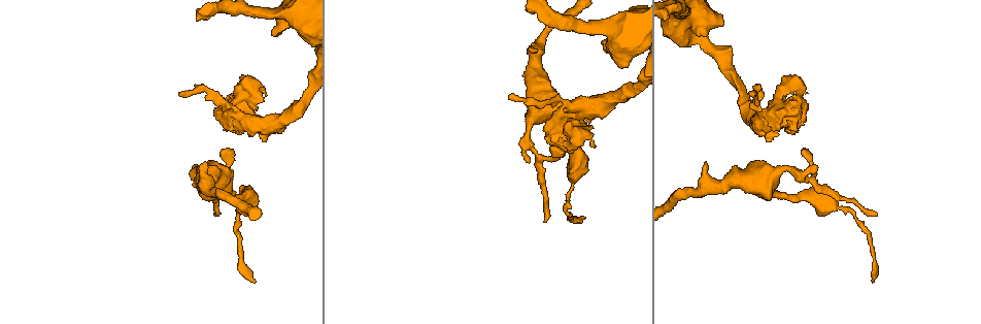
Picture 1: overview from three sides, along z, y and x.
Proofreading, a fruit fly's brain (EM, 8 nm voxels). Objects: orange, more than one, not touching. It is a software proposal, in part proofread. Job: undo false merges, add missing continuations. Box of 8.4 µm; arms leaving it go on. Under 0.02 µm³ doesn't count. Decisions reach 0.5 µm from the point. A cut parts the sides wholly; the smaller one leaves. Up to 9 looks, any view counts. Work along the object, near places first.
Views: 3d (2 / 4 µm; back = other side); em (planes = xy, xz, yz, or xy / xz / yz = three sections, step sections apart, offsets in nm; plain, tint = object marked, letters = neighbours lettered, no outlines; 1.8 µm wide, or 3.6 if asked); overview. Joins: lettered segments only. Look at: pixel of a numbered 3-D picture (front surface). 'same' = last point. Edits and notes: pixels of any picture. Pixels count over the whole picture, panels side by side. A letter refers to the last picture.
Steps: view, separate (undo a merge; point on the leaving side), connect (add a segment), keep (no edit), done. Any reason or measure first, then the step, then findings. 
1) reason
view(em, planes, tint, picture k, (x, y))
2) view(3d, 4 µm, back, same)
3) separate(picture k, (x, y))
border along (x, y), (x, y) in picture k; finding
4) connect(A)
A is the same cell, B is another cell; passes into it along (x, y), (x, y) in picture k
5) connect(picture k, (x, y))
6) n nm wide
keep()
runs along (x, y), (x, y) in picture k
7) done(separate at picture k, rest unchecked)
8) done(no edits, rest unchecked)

view(em, yz, step 16, tint, picture 1, (623, 67))

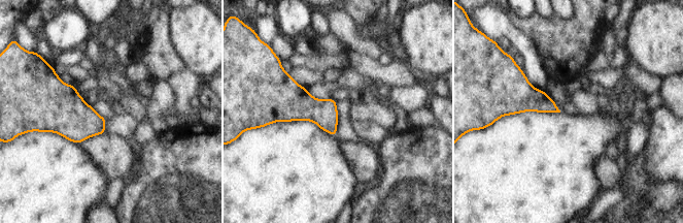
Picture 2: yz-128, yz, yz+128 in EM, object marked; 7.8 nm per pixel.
what lies round it
view(em, yz, step 16, letters, same)

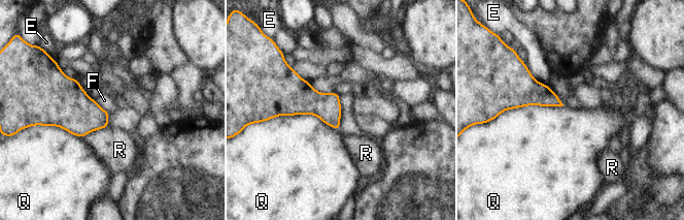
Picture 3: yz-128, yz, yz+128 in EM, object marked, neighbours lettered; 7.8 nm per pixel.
keep()
E, F, Q and R are other cells; border along (270, 119), (314, 115), (339, 130) in picture 3; no lettered segment goes on from it

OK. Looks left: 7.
branch stops here
view(em, planes, letters, picture 1, (205, 165))

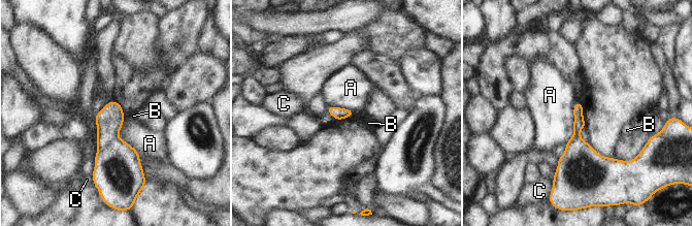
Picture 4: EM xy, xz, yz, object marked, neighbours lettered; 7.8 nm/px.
keep()
A, B and C are other cells; border along (577, 101), (573, 134), (565, 144) in picture 4; none of them fits

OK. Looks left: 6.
thin end
view(em, xy, step 16, tint, picture 1, (529, 163))

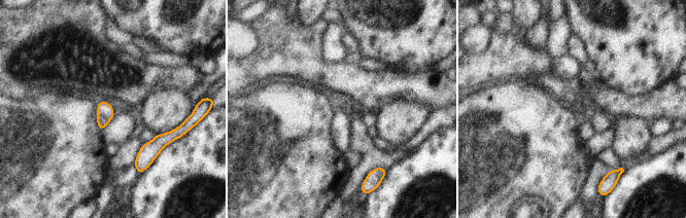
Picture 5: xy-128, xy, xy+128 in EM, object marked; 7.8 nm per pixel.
cut it another way
view(em, planes, letters, same)

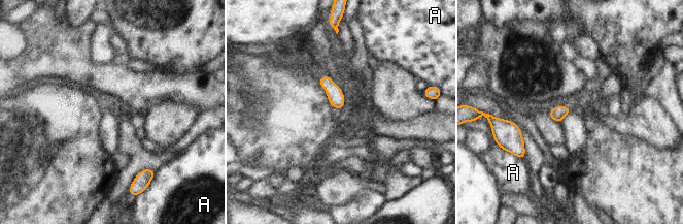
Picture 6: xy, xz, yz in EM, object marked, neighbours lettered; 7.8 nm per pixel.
keep()
A is another cell; border along (517, 156), (523, 160) in picture 6; no lettered segment goes on from it

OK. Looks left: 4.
tapers out
view(em, xz, step 4, letters, picture 1, (178, 93))

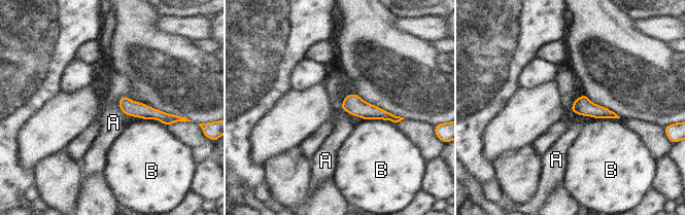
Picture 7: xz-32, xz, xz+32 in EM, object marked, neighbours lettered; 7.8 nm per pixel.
another direction
view(em, planes, letters, same)

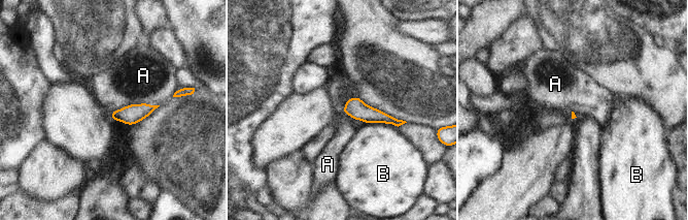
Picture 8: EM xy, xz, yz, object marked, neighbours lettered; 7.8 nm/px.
keep()
A and B are other cells; no lettered segment goes on from it

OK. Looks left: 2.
done(no edits, rest unchecked)

